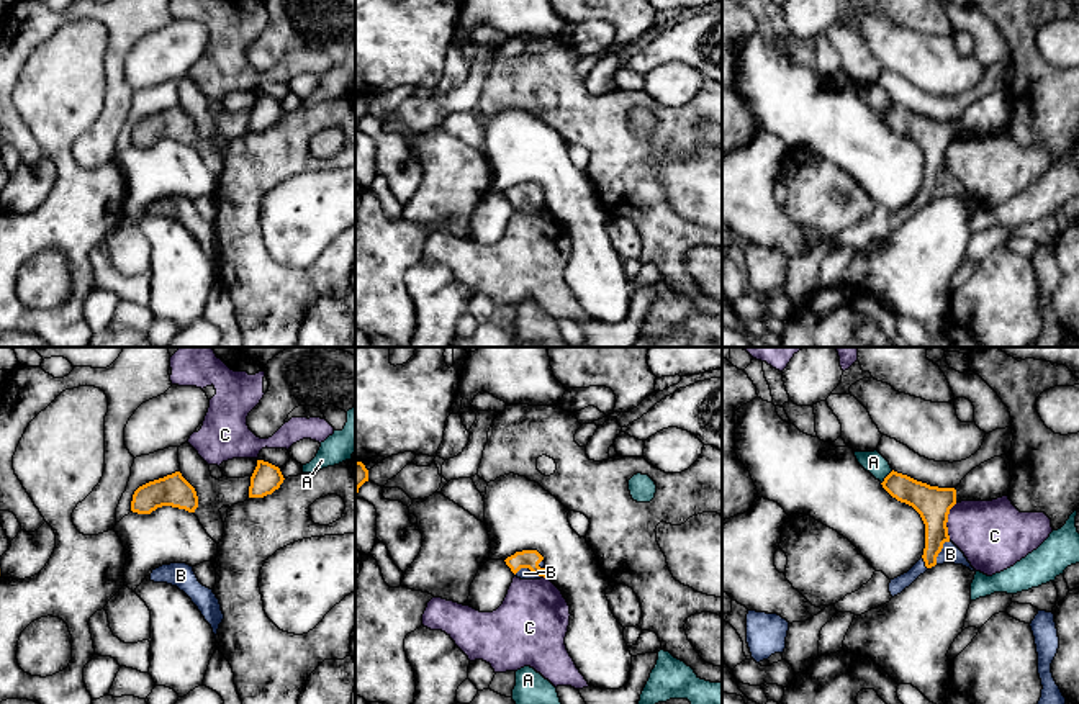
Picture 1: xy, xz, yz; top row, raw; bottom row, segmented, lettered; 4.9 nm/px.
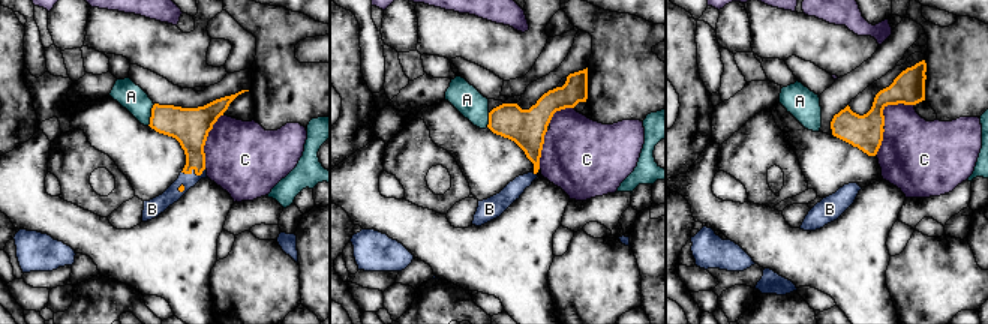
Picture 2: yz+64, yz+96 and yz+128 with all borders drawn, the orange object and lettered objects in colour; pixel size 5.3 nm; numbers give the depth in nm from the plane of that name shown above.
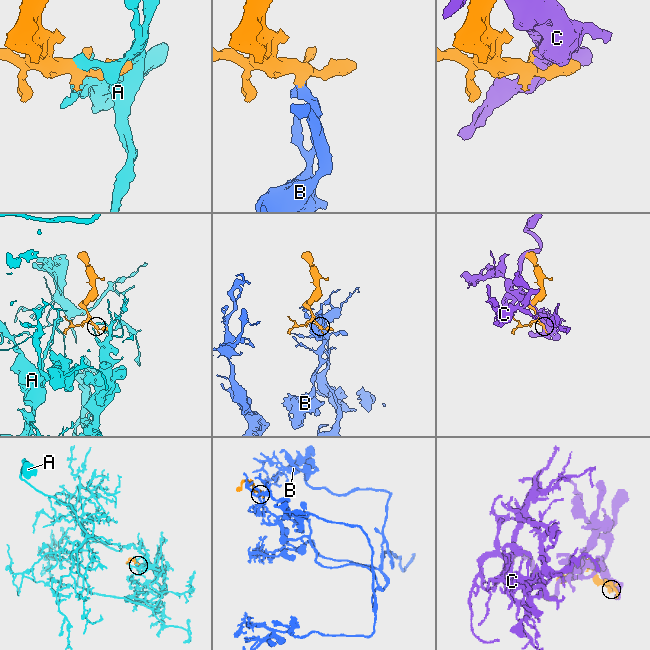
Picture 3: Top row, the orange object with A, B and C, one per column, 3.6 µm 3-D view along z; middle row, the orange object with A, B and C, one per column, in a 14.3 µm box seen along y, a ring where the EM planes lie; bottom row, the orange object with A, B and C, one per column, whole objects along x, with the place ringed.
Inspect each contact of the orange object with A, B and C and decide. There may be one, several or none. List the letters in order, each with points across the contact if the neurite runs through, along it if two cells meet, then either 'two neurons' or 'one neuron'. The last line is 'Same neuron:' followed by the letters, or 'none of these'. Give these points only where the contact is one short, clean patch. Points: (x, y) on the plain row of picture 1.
A: two neurons
B: way xz (528, 192), (529, 202), (524, 207); one neuron
C: two neurons
Same neuron: B

